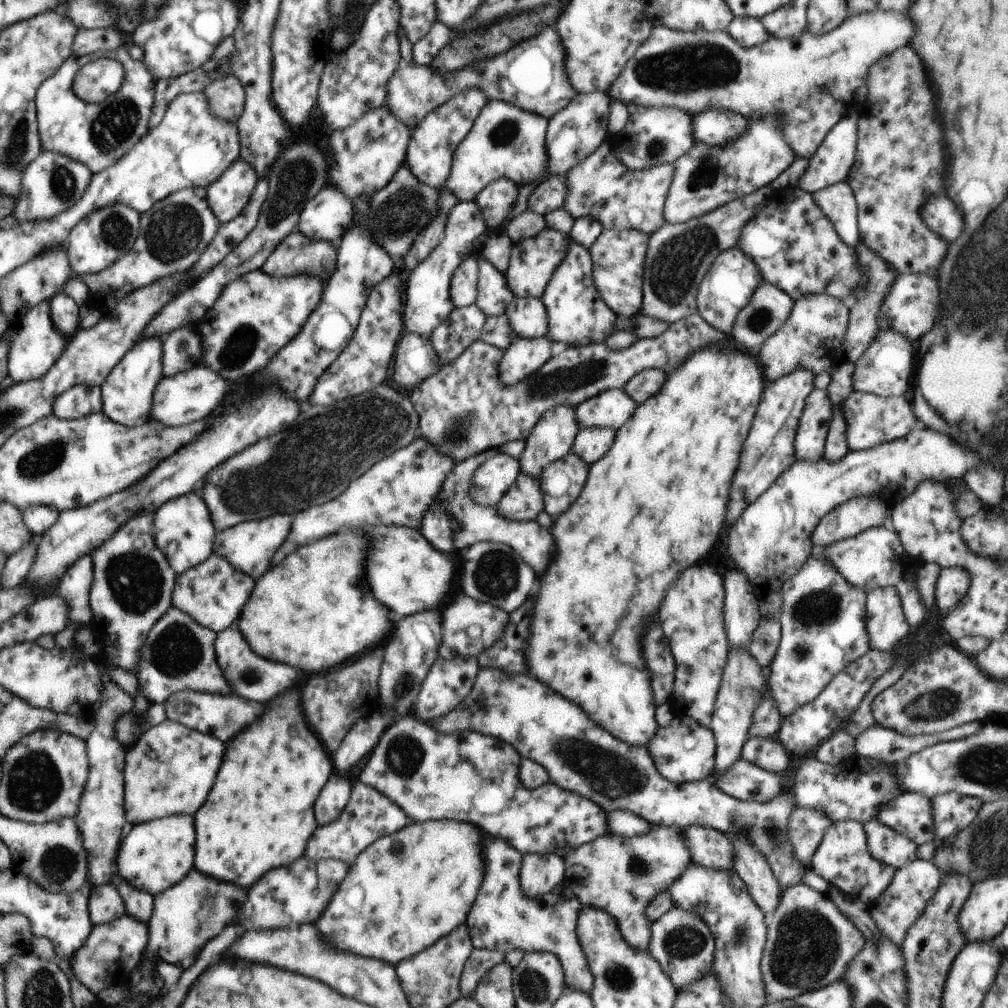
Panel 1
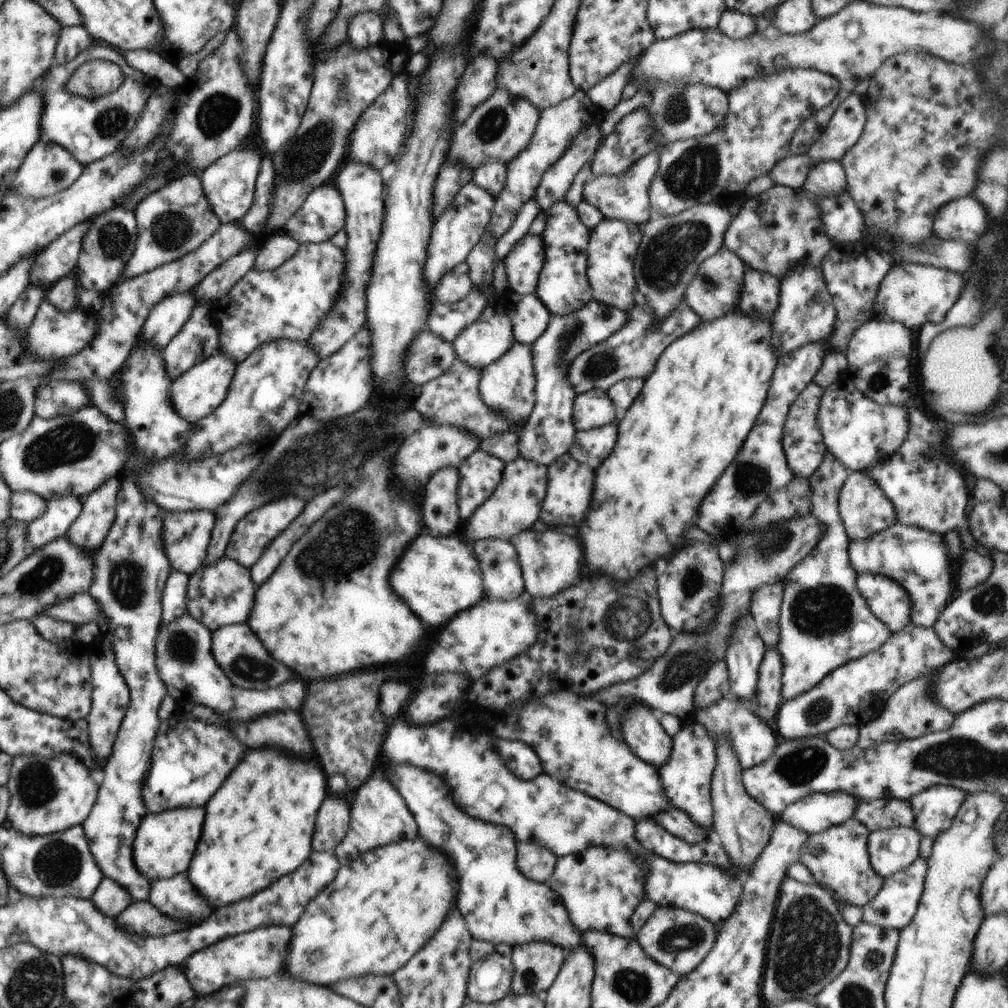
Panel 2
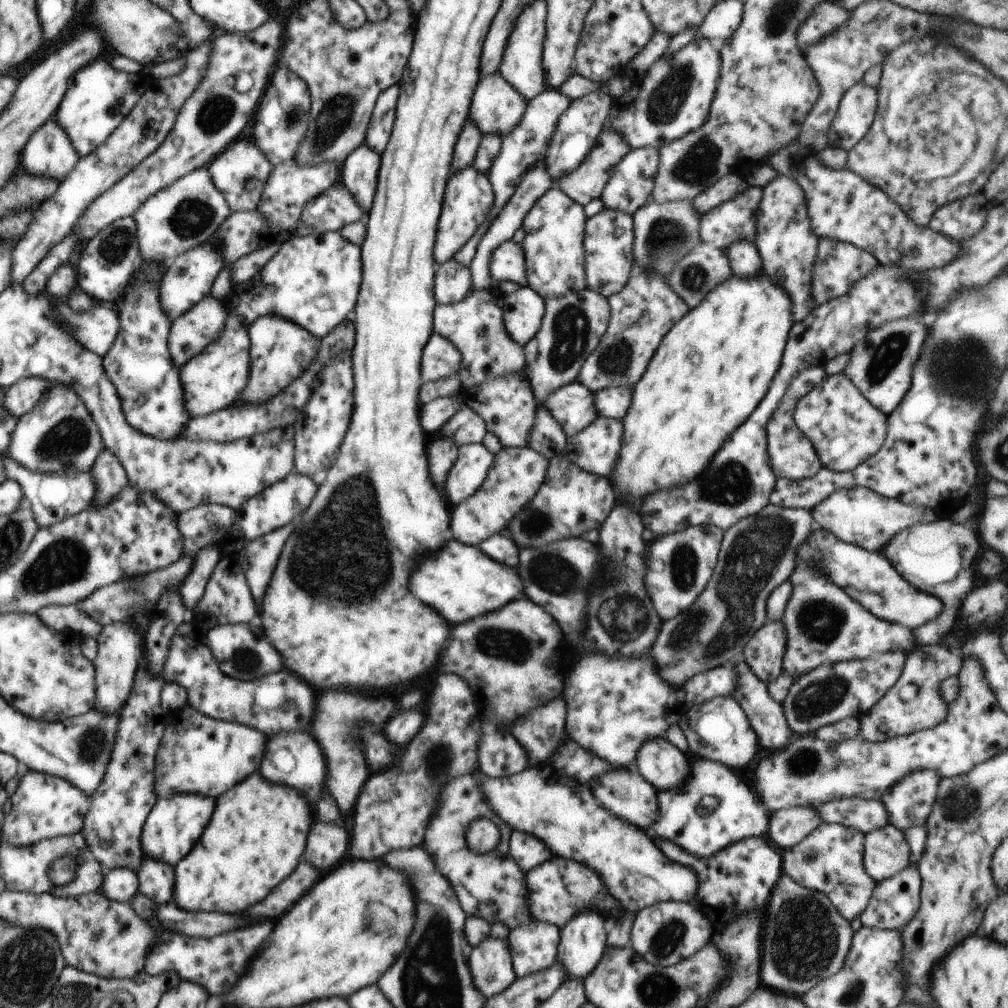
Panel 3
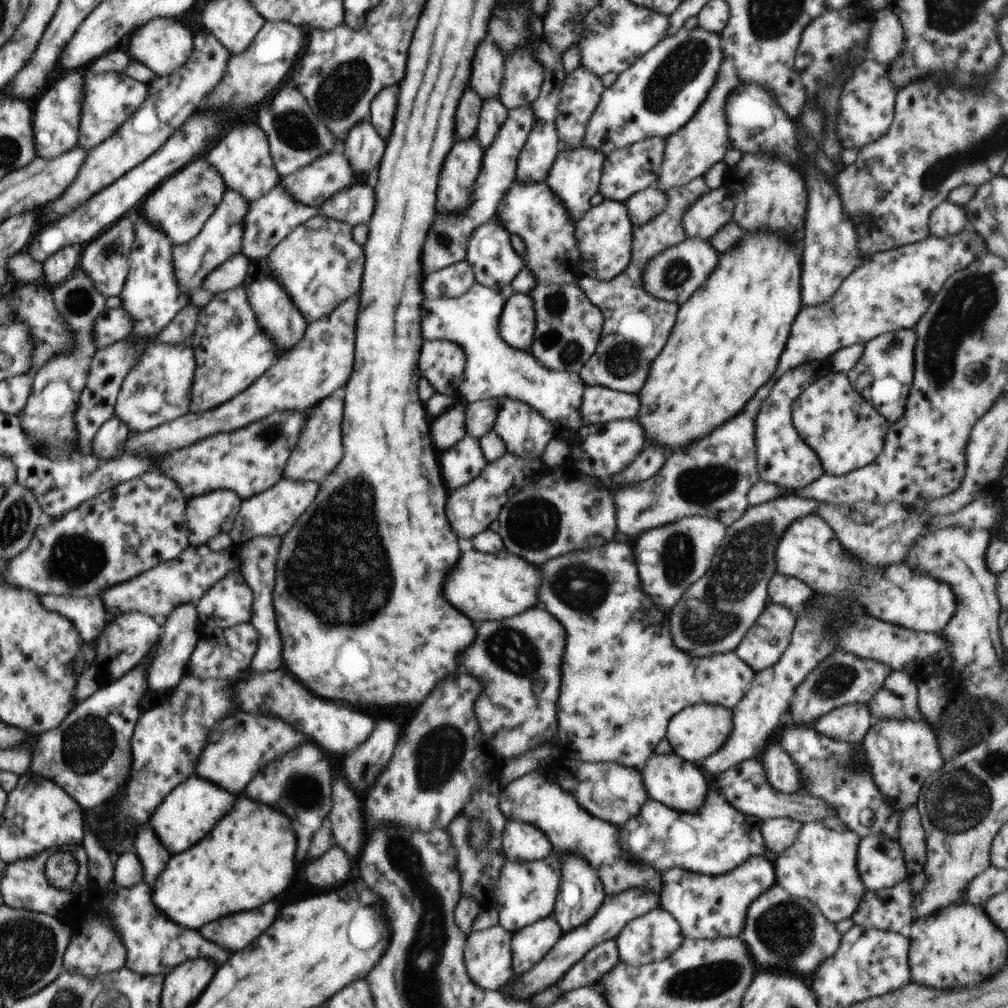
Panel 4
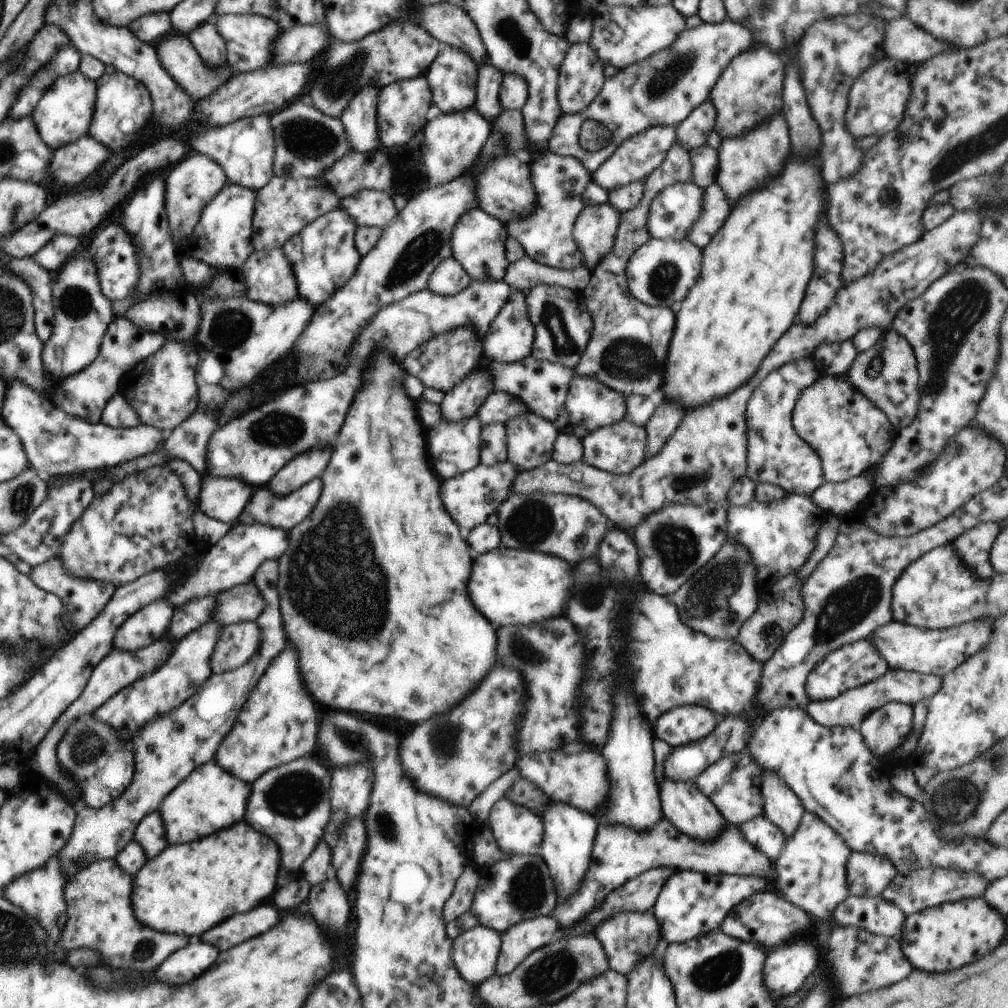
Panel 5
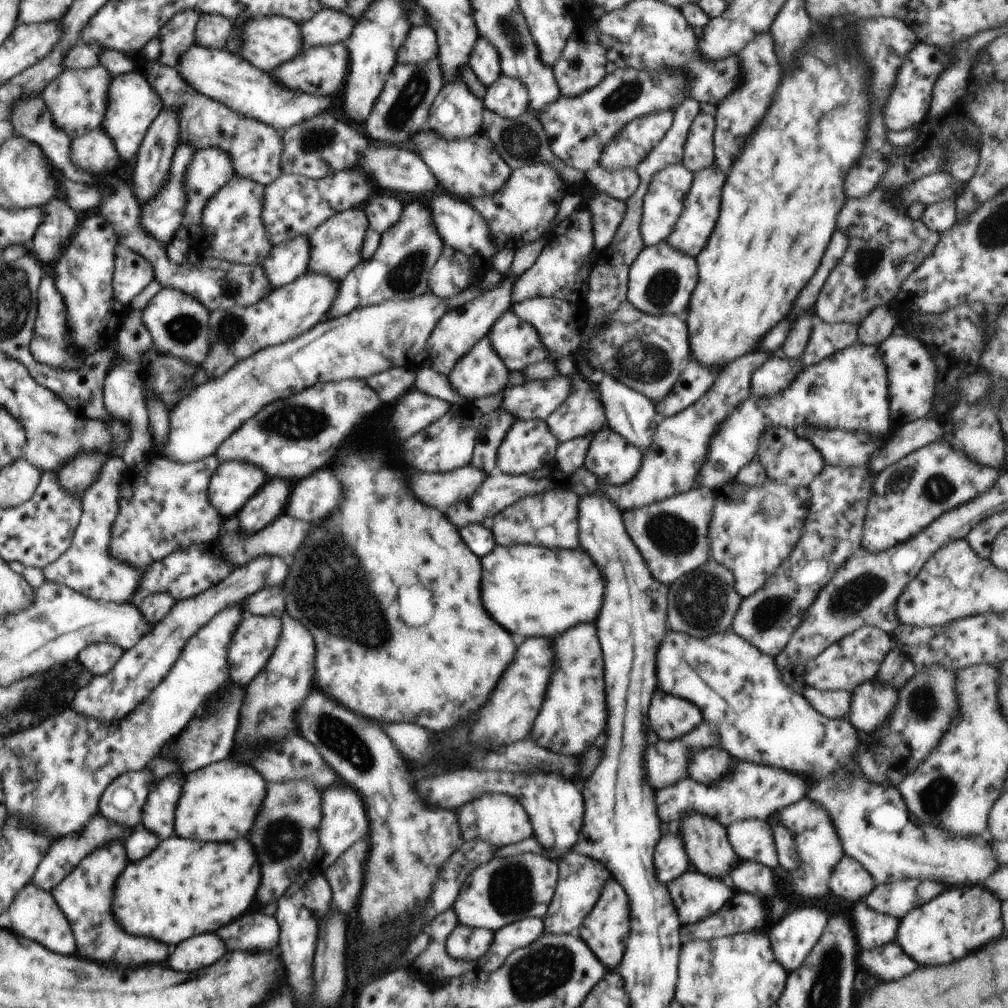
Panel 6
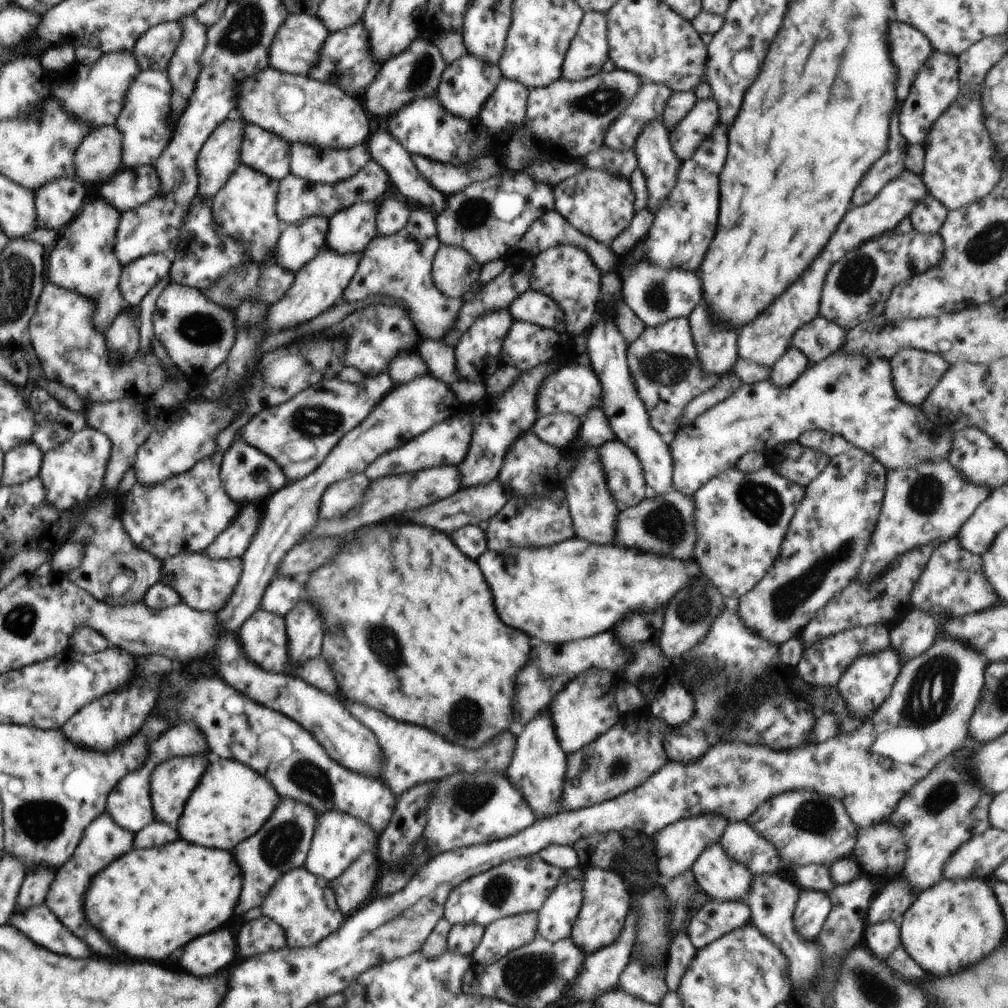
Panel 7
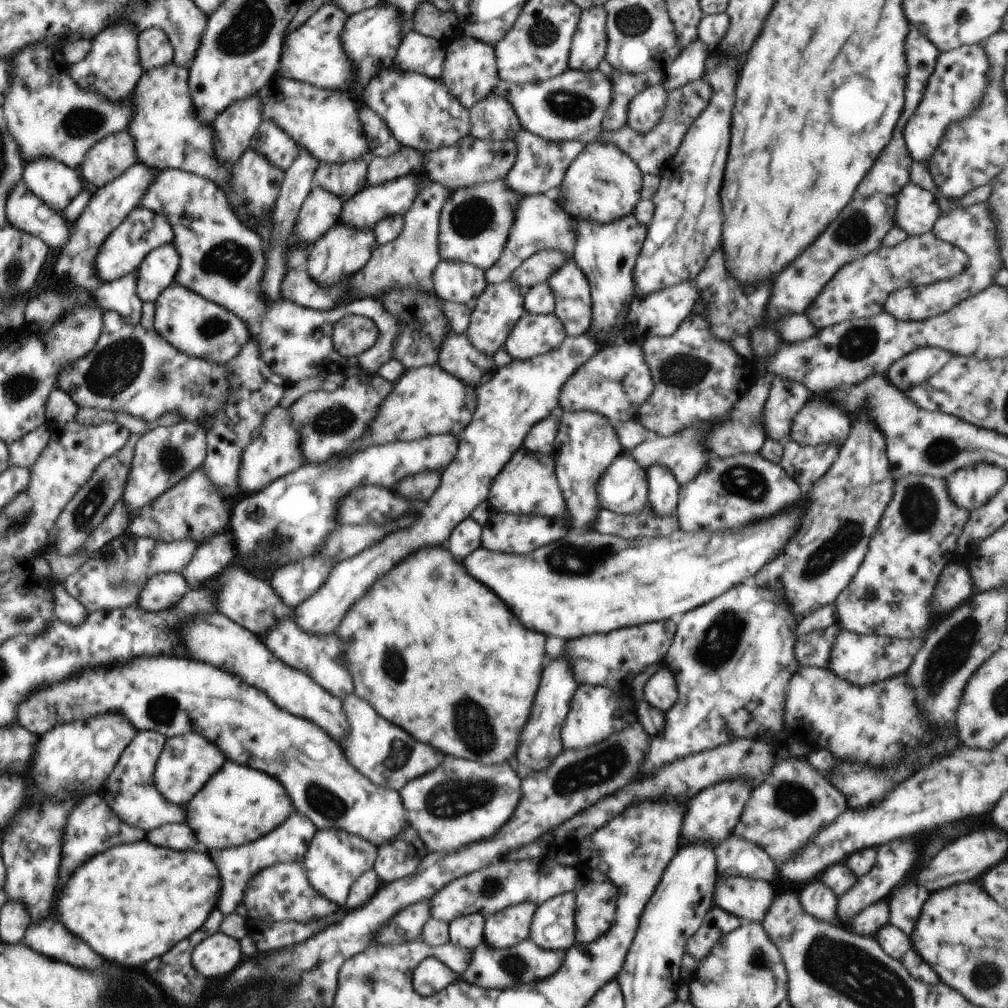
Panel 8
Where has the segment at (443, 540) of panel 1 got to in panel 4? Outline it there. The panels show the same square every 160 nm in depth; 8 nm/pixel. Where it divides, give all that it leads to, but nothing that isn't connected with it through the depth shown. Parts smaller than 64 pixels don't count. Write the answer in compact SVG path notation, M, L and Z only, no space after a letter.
M462 400L448 409L436 422L432 422L432 440L438 450L450 450L467 434L465 428L465 406Z

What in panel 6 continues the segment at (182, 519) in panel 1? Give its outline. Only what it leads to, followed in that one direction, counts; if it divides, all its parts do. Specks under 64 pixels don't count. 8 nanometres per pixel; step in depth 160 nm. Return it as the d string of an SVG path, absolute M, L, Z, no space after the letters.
M242 462L220 464L213 474L208 487L208 500L224 520L238 514L250 496L254 496L268 482L263 470Z

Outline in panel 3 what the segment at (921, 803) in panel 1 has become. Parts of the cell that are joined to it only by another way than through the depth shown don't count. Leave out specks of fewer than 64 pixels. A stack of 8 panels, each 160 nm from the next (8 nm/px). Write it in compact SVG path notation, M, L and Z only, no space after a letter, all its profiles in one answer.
M847 798L815 804L824 823L840 823L864 834L889 824L889 814L881 800Z

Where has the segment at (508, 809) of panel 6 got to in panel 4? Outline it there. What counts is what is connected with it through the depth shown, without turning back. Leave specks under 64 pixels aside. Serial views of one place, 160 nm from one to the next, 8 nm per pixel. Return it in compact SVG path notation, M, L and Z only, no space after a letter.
M518 820L507 822L501 843L508 861L526 863L530 860L542 860L552 852L550 840L539 828Z

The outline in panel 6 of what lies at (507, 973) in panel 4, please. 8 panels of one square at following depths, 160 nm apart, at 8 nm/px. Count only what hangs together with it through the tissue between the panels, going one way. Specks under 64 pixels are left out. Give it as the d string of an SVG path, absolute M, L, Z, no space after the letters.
M459 924L449 934L446 950L454 960L474 963L489 951L493 938L494 932L490 929Z

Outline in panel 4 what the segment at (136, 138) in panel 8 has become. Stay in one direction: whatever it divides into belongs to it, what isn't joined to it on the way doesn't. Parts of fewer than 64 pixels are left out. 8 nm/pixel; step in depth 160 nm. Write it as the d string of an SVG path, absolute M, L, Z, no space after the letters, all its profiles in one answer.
M88 72L84 76L84 100L79 122L79 144L86 151L111 137L146 100L148 87L125 73Z

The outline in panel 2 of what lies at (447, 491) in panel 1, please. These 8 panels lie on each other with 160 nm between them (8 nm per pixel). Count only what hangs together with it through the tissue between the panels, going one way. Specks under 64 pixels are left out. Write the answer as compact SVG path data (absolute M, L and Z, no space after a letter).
M530 528L516 533L508 541L514 545L518 553L528 594L538 596L538 598L550 598L558 594L562 588L570 588L578 584L584 556L576 538L562 532L554 532L554 530L536 532Z

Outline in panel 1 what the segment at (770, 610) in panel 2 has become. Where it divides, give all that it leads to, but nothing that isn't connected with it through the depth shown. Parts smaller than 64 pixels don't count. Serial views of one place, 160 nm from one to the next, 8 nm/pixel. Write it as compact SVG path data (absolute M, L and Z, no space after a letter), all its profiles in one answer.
M776 618L762 619L752 633L749 651L761 667L769 667L781 641L781 626Z

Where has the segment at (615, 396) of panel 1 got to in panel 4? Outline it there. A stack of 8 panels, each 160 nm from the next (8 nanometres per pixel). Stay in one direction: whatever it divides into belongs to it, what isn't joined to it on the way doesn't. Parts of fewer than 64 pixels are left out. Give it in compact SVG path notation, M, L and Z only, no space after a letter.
M476 282L466 294L458 298L424 300L422 308L424 340L442 338L455 342L463 348L467 361L458 398L464 403L500 397L521 400L535 408L554 425L557 438L573 443L575 433L583 424L581 404L586 386L579 373L558 372L544 368L531 352L511 347L501 339L499 320L504 305L512 294L511 285L490 288Z

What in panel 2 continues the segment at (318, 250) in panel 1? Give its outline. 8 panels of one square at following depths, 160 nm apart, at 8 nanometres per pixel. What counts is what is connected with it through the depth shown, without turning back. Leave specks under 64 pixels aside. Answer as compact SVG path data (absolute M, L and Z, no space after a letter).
M284 233L274 235L259 250L253 272L271 271L278 268L298 252L299 246L299 242Z

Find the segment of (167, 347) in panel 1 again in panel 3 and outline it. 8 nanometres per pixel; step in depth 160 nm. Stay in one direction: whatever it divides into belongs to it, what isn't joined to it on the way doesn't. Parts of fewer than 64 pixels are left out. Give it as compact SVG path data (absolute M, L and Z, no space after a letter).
M212 295L205 296L171 324L168 350L173 363L183 367L199 355L210 343L215 343L225 329L227 310L225 302Z

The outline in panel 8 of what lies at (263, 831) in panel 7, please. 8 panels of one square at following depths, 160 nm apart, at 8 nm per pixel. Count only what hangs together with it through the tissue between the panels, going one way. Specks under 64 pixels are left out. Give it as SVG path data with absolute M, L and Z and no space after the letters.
M295 810L278 828L273 828L268 834L257 838L255 841L225 848L222 852L210 852L212 860L220 868L220 878L222 878L222 892L220 892L220 906L218 906L220 912L224 916L232 914L236 910L236 906L242 904L250 878L260 871L274 866L277 862L302 862L317 829L317 826L307 816Z

